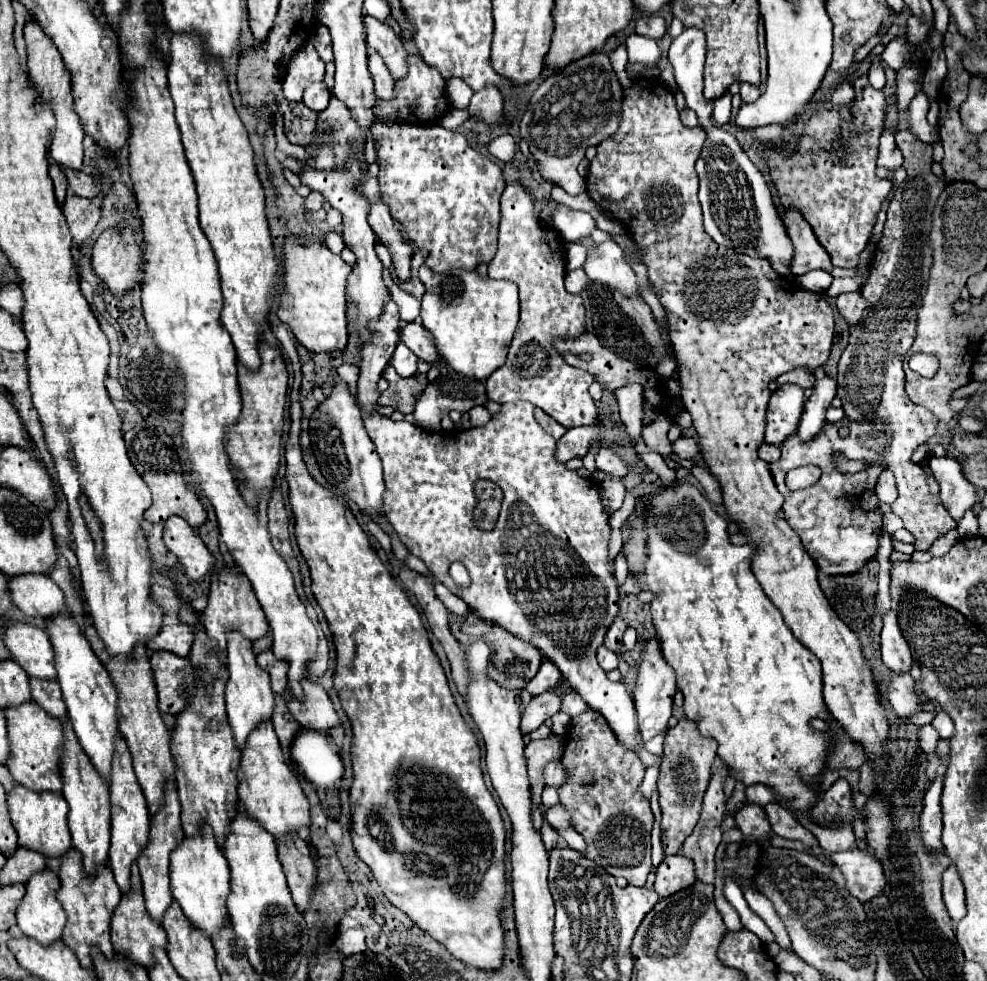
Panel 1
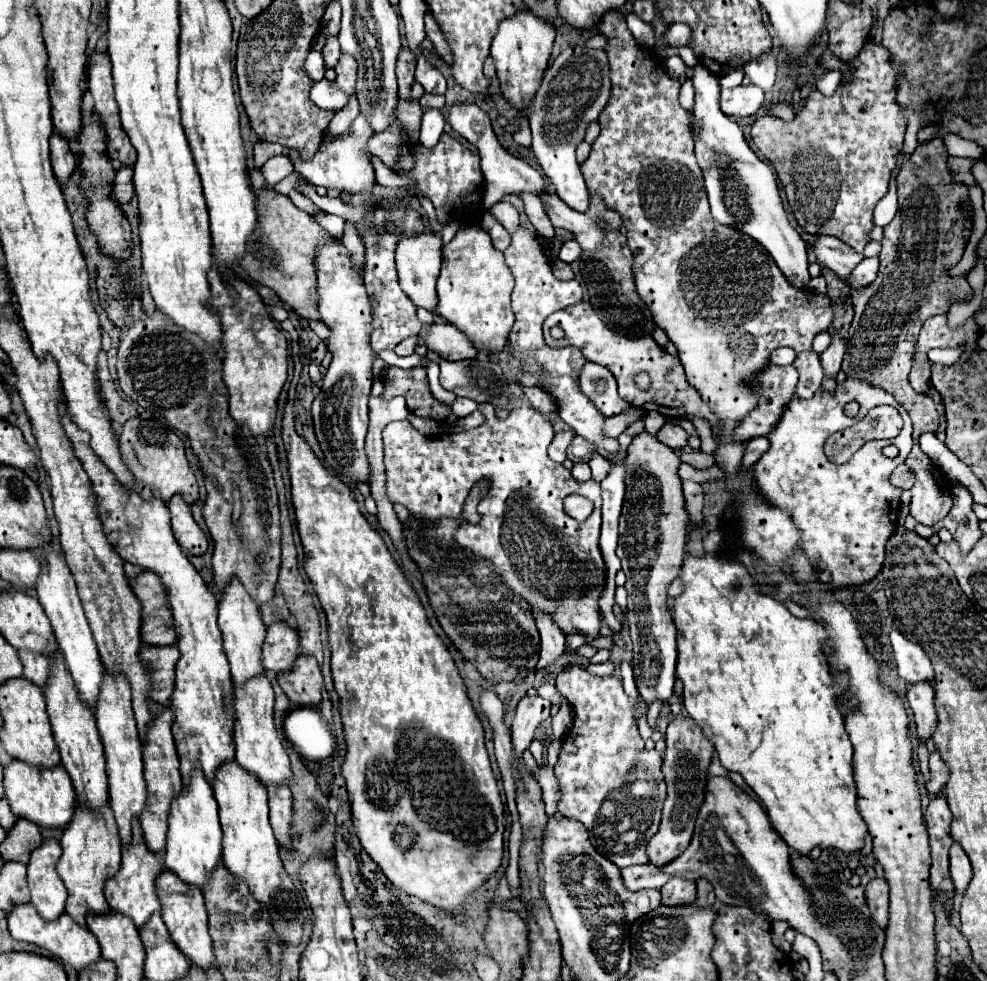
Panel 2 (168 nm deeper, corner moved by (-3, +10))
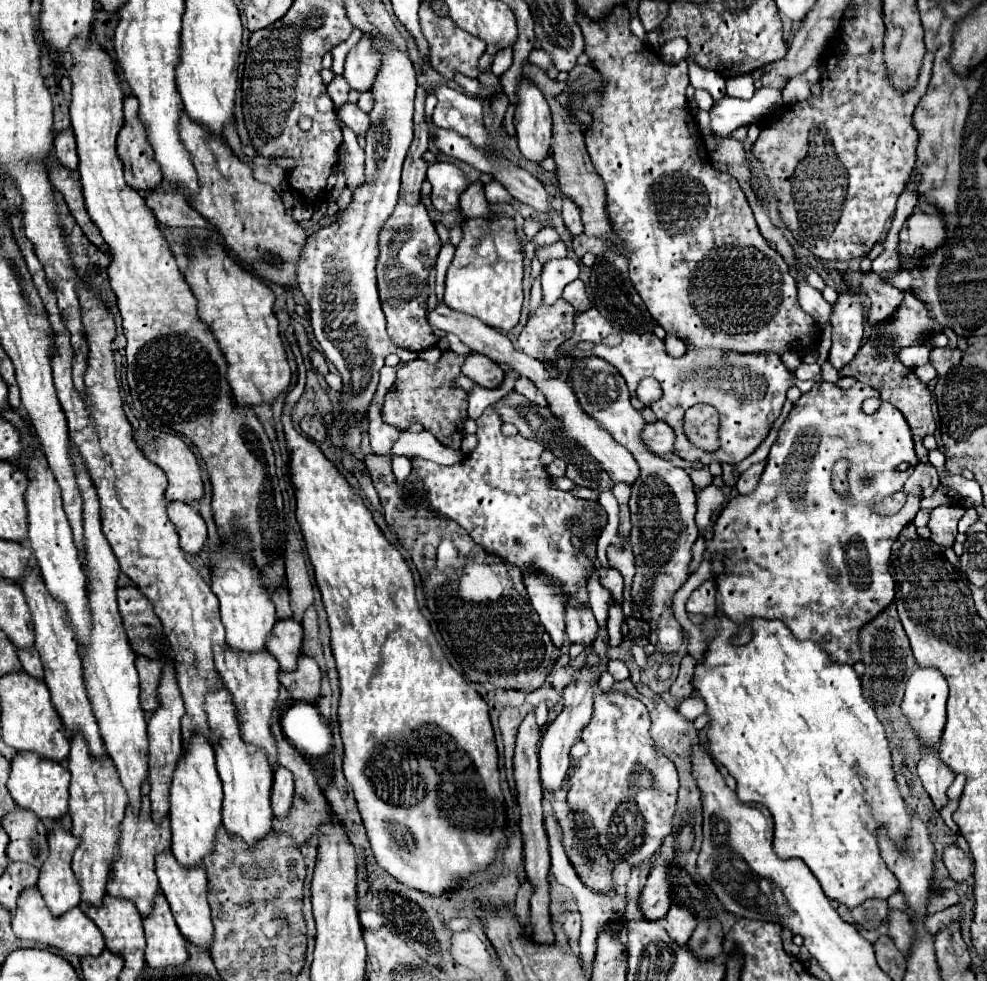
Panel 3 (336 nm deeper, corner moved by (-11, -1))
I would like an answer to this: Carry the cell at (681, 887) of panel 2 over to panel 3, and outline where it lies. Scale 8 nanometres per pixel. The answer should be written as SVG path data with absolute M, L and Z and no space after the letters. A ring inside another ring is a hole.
M674 905L666 915L666 933L676 945L686 945L692 931L696 929L696 923L698 919L692 913L688 913L688 909Z

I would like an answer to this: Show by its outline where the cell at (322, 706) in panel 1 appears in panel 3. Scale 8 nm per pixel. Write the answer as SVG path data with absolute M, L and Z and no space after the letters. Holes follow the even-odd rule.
M308 655L298 657L296 671L280 671L278 679L288 689L288 693L292 695L294 701L316 703L320 697L322 673L320 673L318 663Z

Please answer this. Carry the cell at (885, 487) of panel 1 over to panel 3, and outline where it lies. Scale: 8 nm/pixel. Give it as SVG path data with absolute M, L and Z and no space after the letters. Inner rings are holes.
M918 463L914 467L914 473L908 477L902 493L906 493L906 495L910 493L910 495L918 495L918 497L930 497L938 487L940 487L940 479L938 479L934 465Z

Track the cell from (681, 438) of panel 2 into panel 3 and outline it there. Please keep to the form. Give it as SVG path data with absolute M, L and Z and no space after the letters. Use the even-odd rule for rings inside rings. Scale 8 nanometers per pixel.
M664 421L646 423L646 429L644 433L640 433L640 437L644 437L644 445L648 445L652 453L672 453L676 439L674 431Z

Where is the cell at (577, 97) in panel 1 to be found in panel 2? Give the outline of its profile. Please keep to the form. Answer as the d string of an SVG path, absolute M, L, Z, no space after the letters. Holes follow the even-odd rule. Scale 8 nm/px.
M586 46L566 48L546 70L544 80L526 108L530 128L532 128L532 152L554 184L556 194L574 210L586 212L590 206L590 196L576 160L576 146L584 140L586 128L598 120L600 112L610 100L610 66L606 50L592 50Z

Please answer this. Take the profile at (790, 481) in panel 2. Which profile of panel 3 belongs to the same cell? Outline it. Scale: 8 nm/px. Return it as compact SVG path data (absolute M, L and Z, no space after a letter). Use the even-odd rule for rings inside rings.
M818 381L814 383L814 387L804 393L792 407L788 419L784 421L780 435L776 439L776 443L770 449L770 455L766 459L766 467L764 473L760 477L758 487L748 493L748 495L736 495L734 499L728 501L728 505L722 509L722 513L718 515L716 523L714 523L714 539L706 541L706 549L712 553L712 579L716 583L716 605L718 609L728 615L736 625L740 625L740 633L736 633L736 641L732 641L734 645L744 645L752 639L752 629L748 629L748 621L752 621L752 617L760 617L760 619L780 619L784 621L784 625L788 625L788 629L792 631L794 637L798 639L812 639L812 641L822 641L826 633L832 633L832 641L824 643L824 651L832 657L832 661L840 661L840 663L848 663L854 665L860 661L860 629L872 621L872 617L876 617L876 613L882 613L894 599L894 579L888 573L888 559L890 559L890 549L892 543L898 539L898 533L912 523L912 519L916 517L916 513L920 511L920 497L908 497L906 505L902 507L900 513L892 515L892 517L882 517L878 513L874 513L870 509L872 503L896 493L904 489L904 483L908 479L908 475L912 473L912 467L918 463L918 457L914 453L914 441L912 441L912 433L910 427L906 425L904 415L890 405L888 401L882 401L882 407L878 407L872 415L866 415L862 411L862 401L868 397L876 397L876 389L864 385L864 383L854 383L850 389L840 389L834 383L826 383L826 381ZM838 459L846 459L848 461L848 483L850 483L850 497L840 497L834 493L832 489L832 467ZM900 463L908 463L910 469L908 471L896 471L896 467ZM864 477L870 479L870 483L864 483Z

